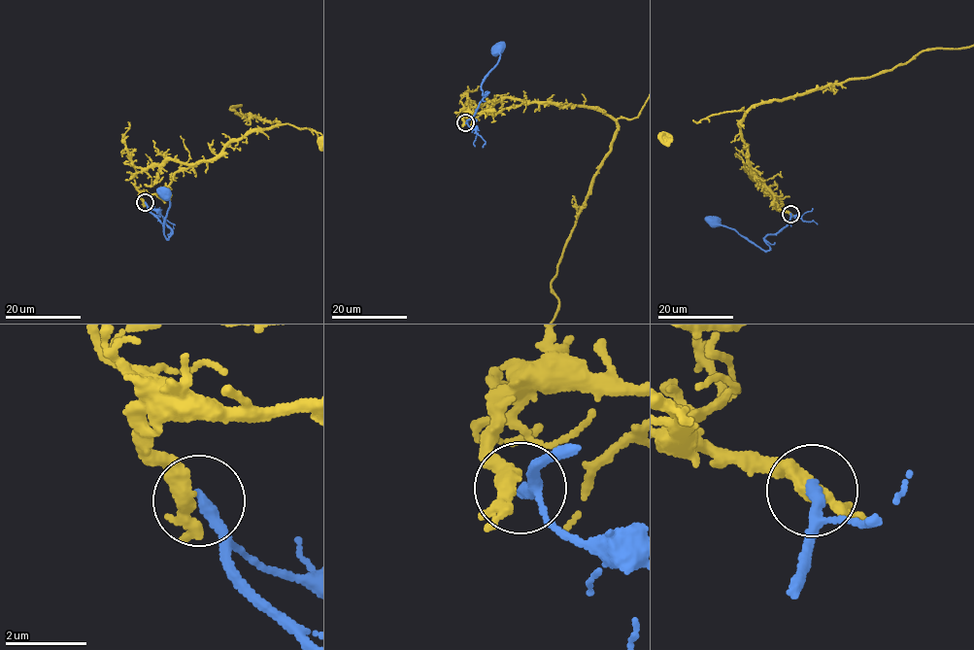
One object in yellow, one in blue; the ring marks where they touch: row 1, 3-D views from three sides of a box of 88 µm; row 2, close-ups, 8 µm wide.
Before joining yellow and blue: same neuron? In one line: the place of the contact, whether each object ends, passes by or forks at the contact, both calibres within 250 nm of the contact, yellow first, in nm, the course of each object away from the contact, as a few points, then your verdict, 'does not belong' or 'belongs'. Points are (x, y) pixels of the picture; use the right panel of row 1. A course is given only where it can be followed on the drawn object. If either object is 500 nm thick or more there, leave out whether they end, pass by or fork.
place (790, 214); yellow passes by; blue ends; calibres 380 and 320 nm; course blue (790, 214), (789, 224), (765, 236), (768, 250), (762, 250), (733, 229), (707, 219); does not belong

